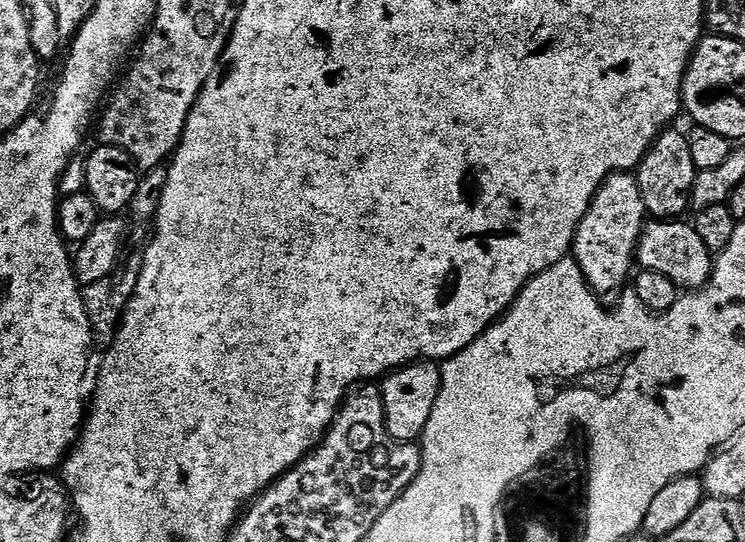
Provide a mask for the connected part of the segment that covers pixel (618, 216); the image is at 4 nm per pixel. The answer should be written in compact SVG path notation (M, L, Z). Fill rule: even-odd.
M615 172L601 182L600 189L594 194L578 226L570 253L571 259L576 261L586 282L597 296L615 297L625 291L624 283L627 280L629 283L637 263L636 243L644 232L649 216L639 190L639 182L632 172Z

